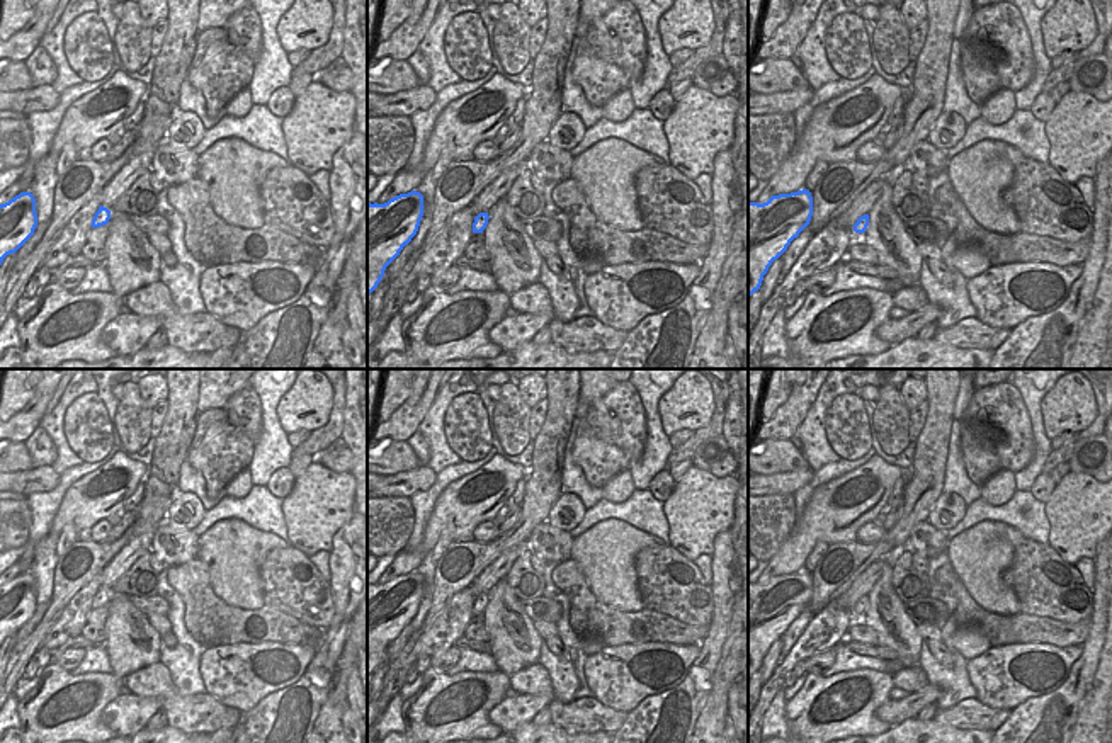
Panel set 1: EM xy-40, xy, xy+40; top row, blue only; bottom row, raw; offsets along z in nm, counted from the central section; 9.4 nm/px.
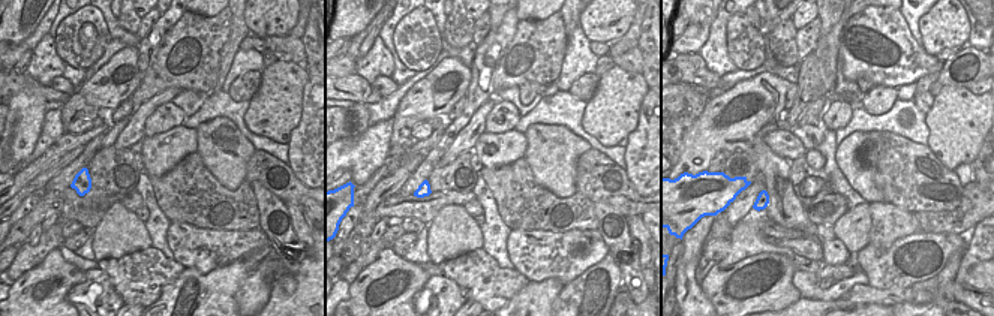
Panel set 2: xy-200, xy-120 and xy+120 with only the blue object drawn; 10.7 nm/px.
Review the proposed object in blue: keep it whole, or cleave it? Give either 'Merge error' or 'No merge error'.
No merge error.

